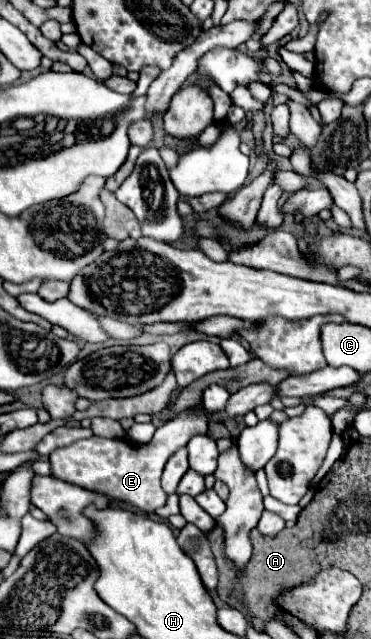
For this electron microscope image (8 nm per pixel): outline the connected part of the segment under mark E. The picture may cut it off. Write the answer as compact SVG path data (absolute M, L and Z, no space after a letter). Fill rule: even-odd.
M188 408L180 412L174 420L164 422L156 428L148 444L128 442L124 438L100 438L92 436L50 454L52 476L80 488L88 488L108 496L112 502L128 504L144 514L150 514L166 504L166 494L160 486L160 476L168 458L182 446L188 444L188 438L208 432L208 418L198 408Z

